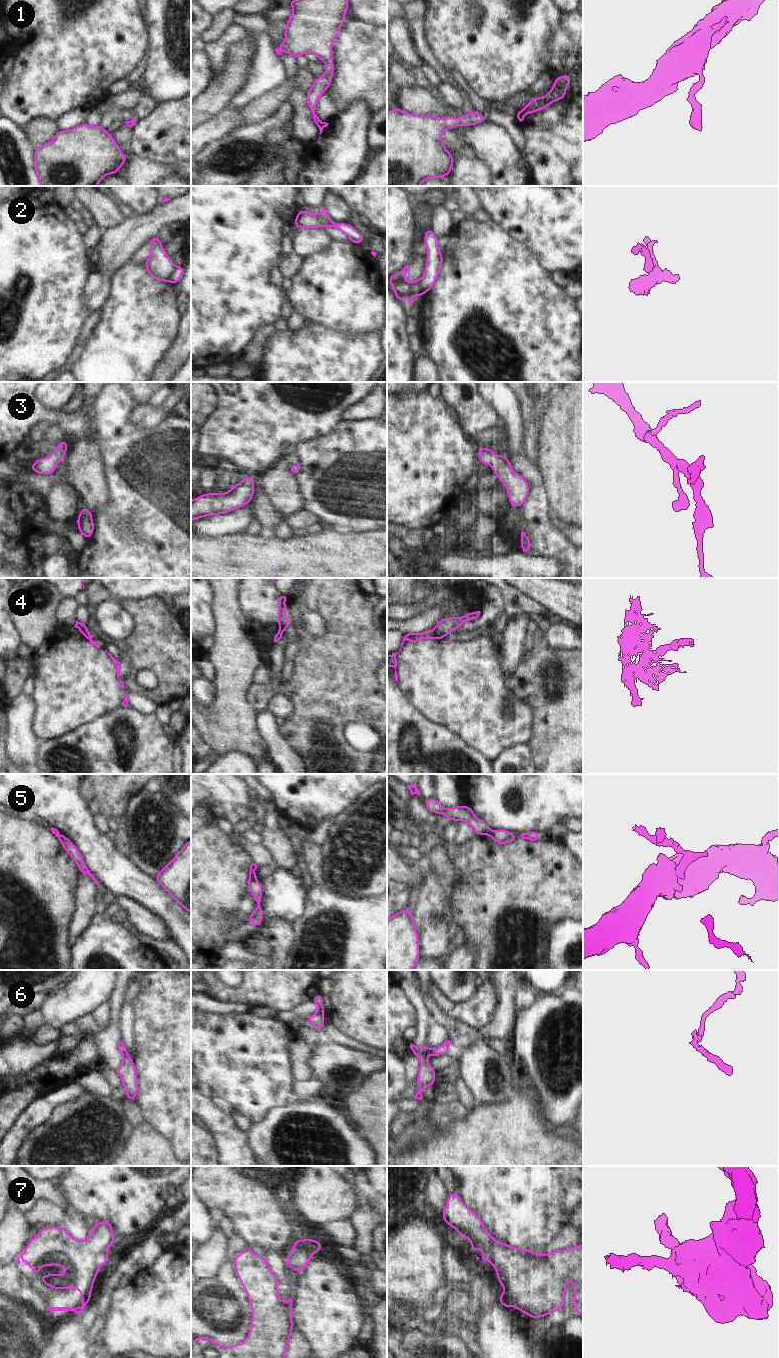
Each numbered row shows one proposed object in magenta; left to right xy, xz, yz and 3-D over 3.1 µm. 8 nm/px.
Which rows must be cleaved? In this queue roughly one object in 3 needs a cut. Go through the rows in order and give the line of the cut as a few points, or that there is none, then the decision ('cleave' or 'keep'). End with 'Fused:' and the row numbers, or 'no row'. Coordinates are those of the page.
1: no cut; keep
2: no cut; keep
3: no cut; keep
4: cut in yz along (433, 631), (440, 637); cleave
5: cut in xz along (255, 878), (249, 880); cleave
6: cut in yz along (426, 1054), (419, 1056); cleave
7: no cut; keep
Fused: 4, 5, 6

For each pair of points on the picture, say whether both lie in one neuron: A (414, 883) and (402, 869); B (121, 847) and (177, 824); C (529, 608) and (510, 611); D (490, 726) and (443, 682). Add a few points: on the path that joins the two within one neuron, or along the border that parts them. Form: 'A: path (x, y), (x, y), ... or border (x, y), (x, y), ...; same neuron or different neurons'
A: path (413, 880), (405, 872); same neuron
B: border (122, 825), (127, 834), (127, 856); different neurons
C: path (524, 608), (515, 608); same neuron
D: path (478, 714), (455, 691); same neuron

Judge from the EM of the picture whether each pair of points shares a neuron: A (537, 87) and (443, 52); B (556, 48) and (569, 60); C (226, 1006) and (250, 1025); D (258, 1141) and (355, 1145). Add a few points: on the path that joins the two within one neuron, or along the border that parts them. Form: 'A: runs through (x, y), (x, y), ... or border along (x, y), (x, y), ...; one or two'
A: border along (553, 76), (543, 72), (525, 90); two
B: runs through (559, 50), (566, 57); one
C: border along (247, 1009), (228, 1014), (210, 1013); two
D: runs through (281, 1116), (298, 1110), (332, 1120); one

